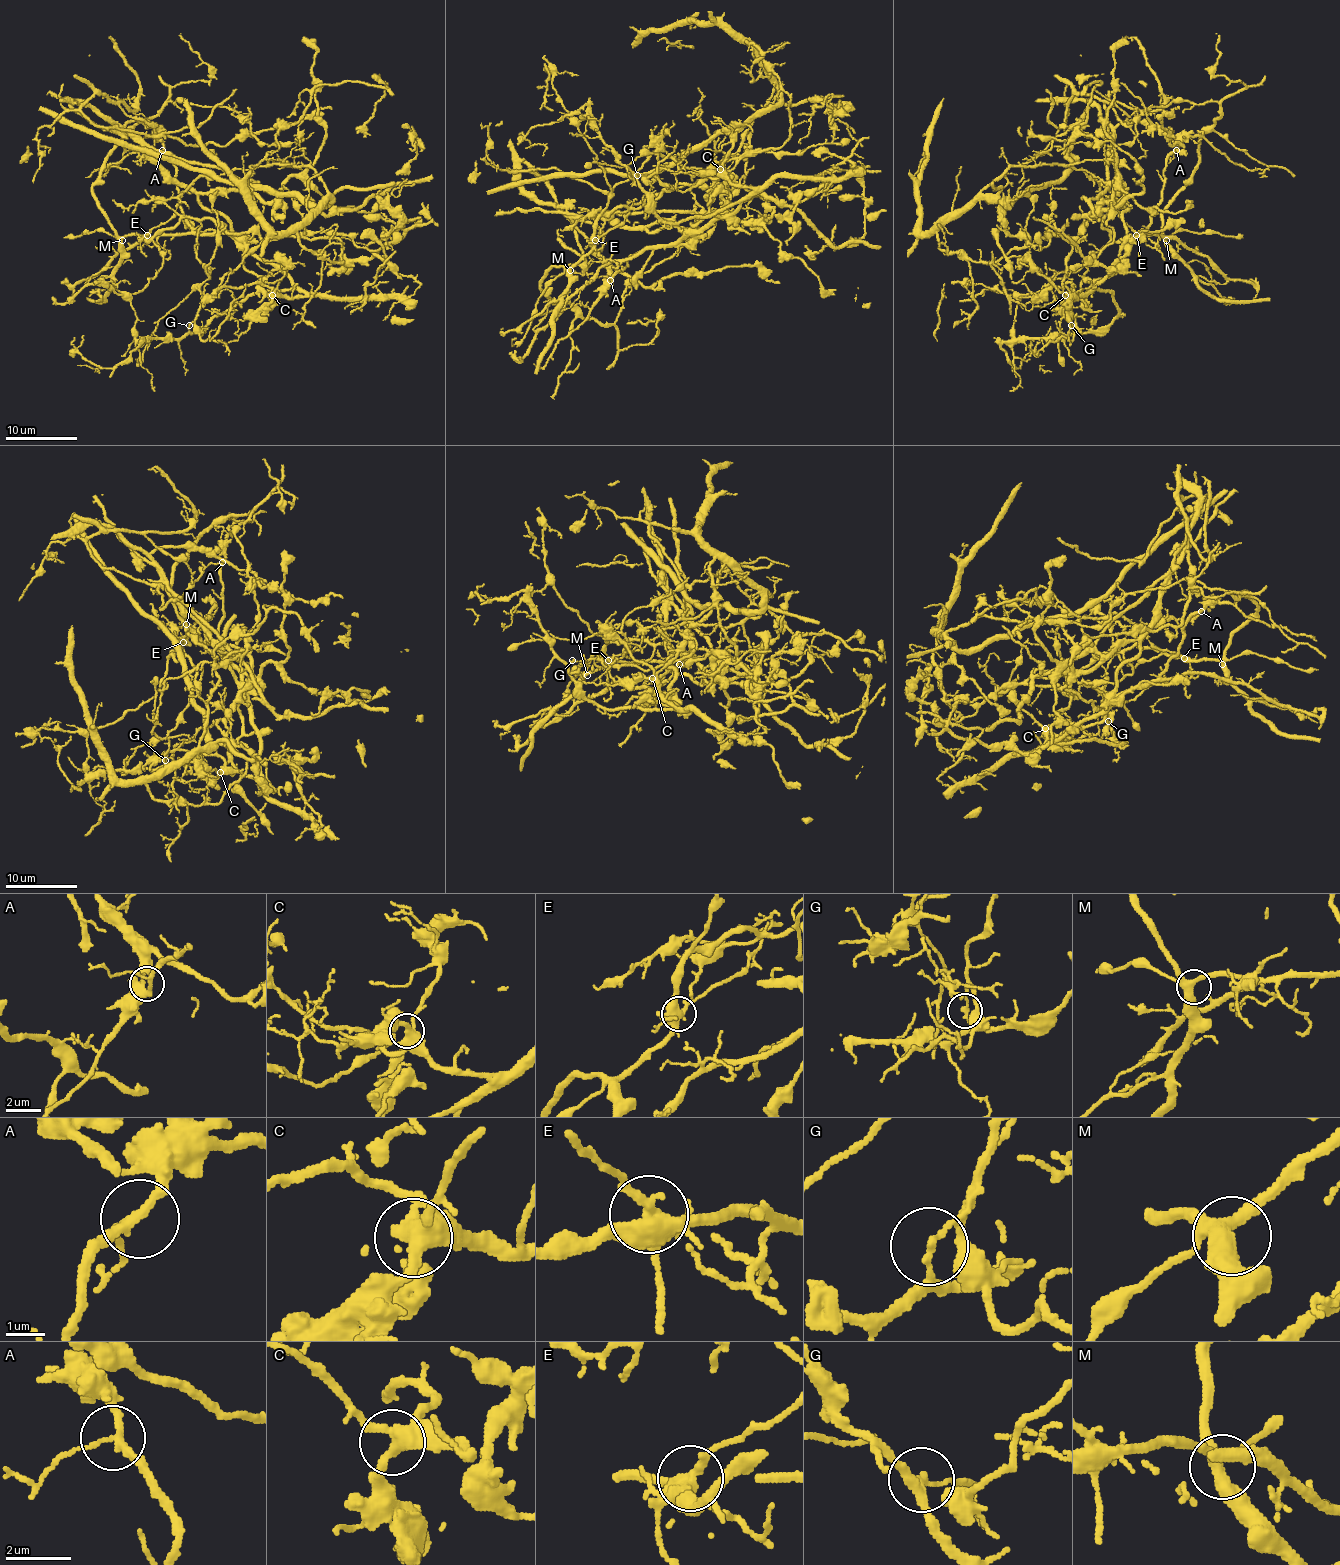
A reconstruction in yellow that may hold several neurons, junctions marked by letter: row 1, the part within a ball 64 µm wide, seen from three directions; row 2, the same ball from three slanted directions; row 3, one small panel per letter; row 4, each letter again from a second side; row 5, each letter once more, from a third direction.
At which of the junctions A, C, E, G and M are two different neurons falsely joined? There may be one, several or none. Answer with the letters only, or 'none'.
E, G

